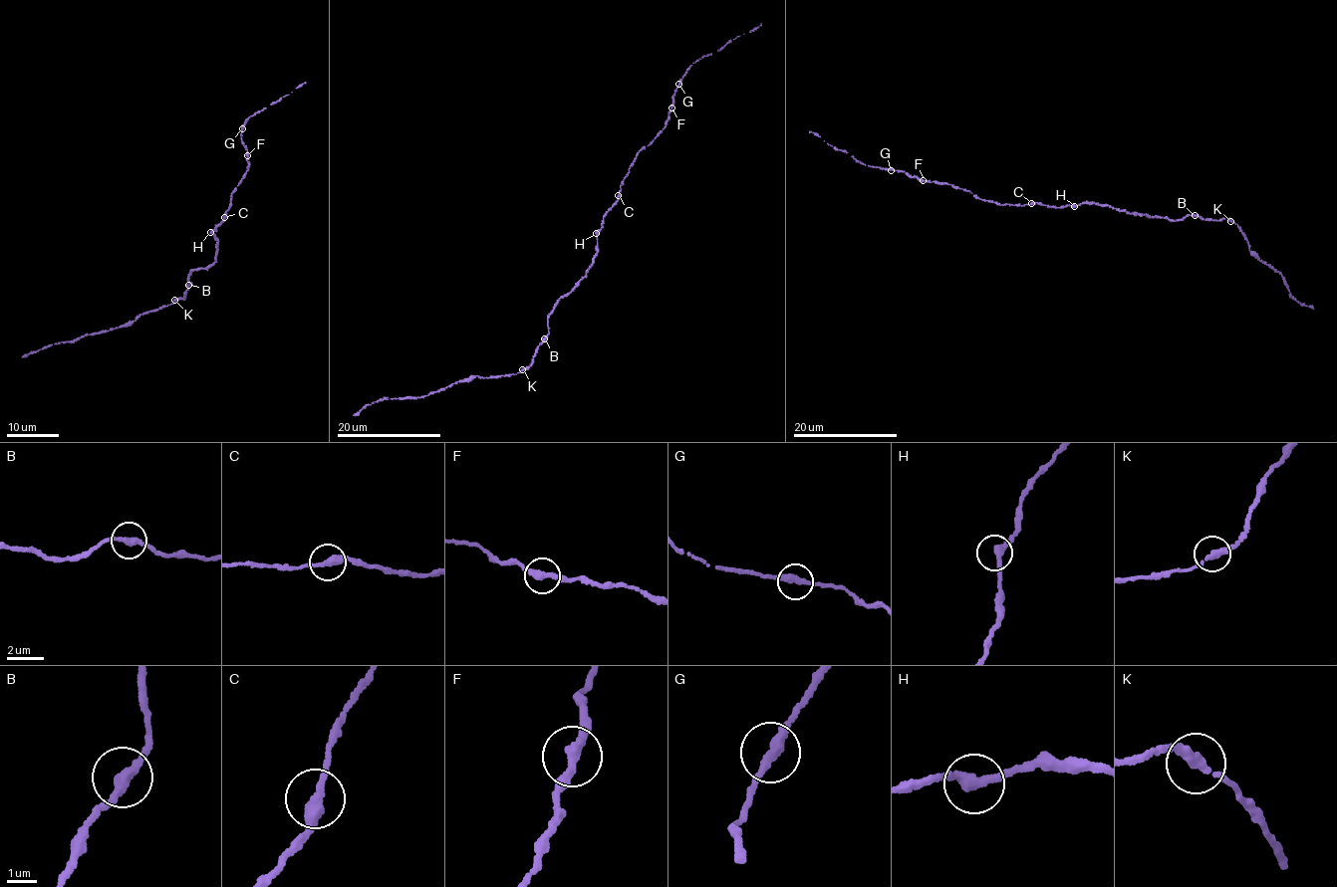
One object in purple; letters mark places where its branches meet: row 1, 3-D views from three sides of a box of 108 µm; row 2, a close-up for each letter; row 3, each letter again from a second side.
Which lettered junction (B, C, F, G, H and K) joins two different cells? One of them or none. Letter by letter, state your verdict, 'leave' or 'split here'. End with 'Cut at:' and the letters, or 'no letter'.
B: leave
C: leave
F: leave
G: leave
H: leave
K: leave
Cut at: no letter

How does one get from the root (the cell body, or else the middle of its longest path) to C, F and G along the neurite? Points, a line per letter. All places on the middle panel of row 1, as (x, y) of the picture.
C: (597, 253), (597, 233), (602, 225), (603, 215), (618, 195)
F: (597, 253), (597, 233), (602, 225), (603, 215), (618, 200), (622, 181), (636, 154), (663, 129), (671, 108)
G: (597, 253), (597, 233), (602, 225), (603, 215), (618, 200), (622, 181), (636, 154), (666, 126), (678, 84)

